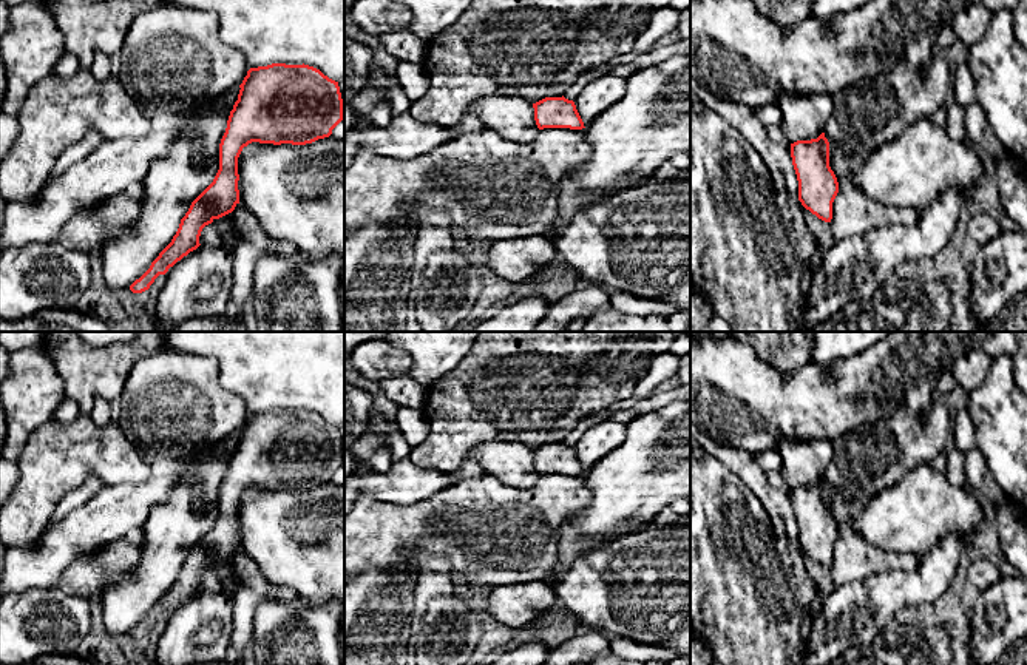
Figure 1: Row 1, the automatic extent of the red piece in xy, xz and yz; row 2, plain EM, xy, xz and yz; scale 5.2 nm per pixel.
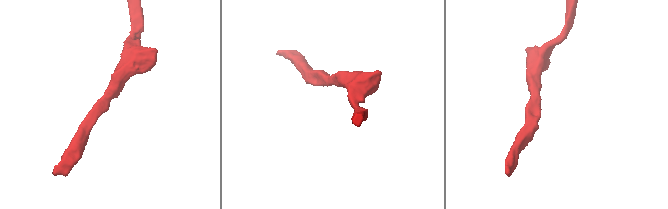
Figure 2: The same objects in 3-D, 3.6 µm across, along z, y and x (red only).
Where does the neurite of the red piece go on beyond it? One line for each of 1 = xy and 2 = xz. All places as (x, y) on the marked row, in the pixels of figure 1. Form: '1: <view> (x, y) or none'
1: none
2: none

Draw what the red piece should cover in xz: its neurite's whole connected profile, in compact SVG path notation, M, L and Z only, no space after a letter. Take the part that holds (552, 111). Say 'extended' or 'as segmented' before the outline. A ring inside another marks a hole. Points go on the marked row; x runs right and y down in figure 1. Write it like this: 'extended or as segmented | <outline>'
as segmented | M545 97L536 103L534 120L539 130L544 128L570 128L582 130L584 122L573 100L562 97Z

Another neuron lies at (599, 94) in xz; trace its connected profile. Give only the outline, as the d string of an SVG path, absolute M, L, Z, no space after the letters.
M607 73L588 85L581 86L581 94L575 100L576 110L588 127L599 114L610 108L625 94L625 79Z

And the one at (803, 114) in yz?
M820 91L783 93L777 99L789 145L817 139L831 117L832 97Z

